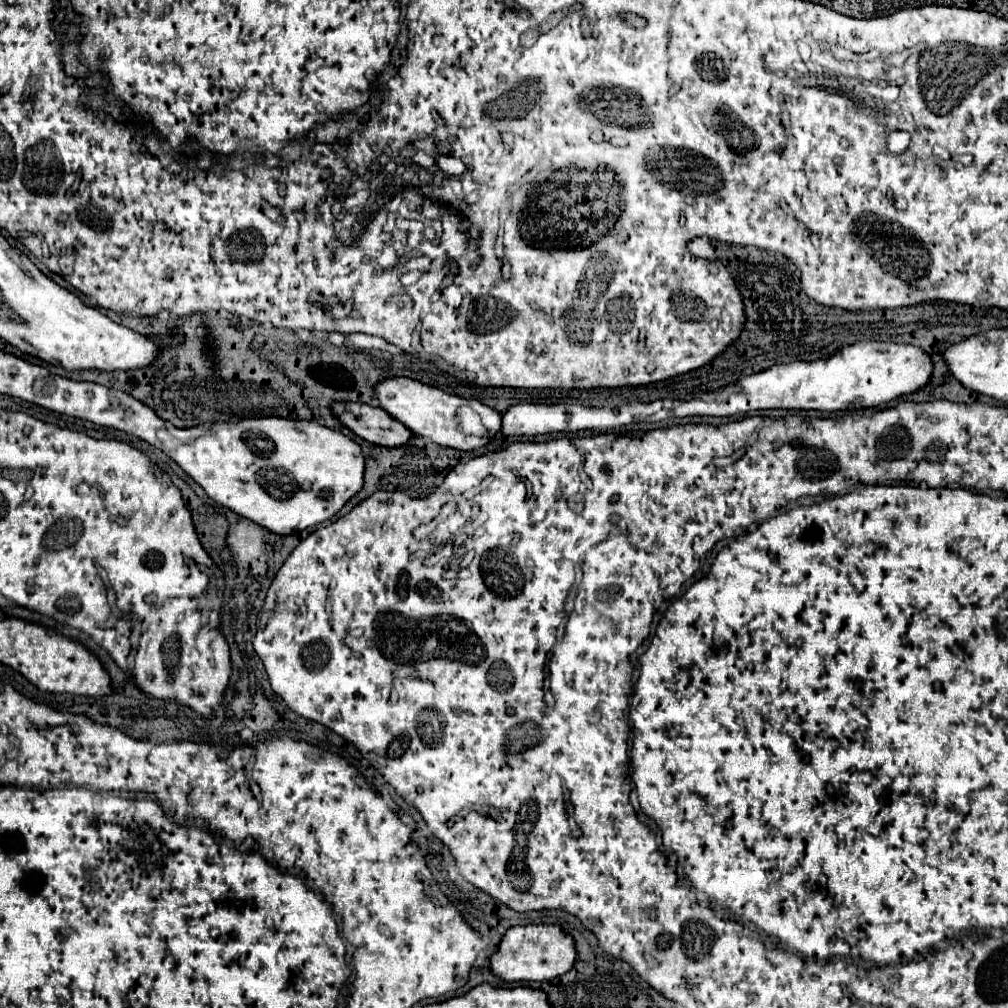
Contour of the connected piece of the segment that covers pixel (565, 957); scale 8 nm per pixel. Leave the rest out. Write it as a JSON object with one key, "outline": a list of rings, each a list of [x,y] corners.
{"outline":[[[526,925],[506,931],[496,951],[490,955],[490,971],[506,983],[514,981],[550,981],[568,969],[576,961],[574,939],[566,935],[560,925]]]}

